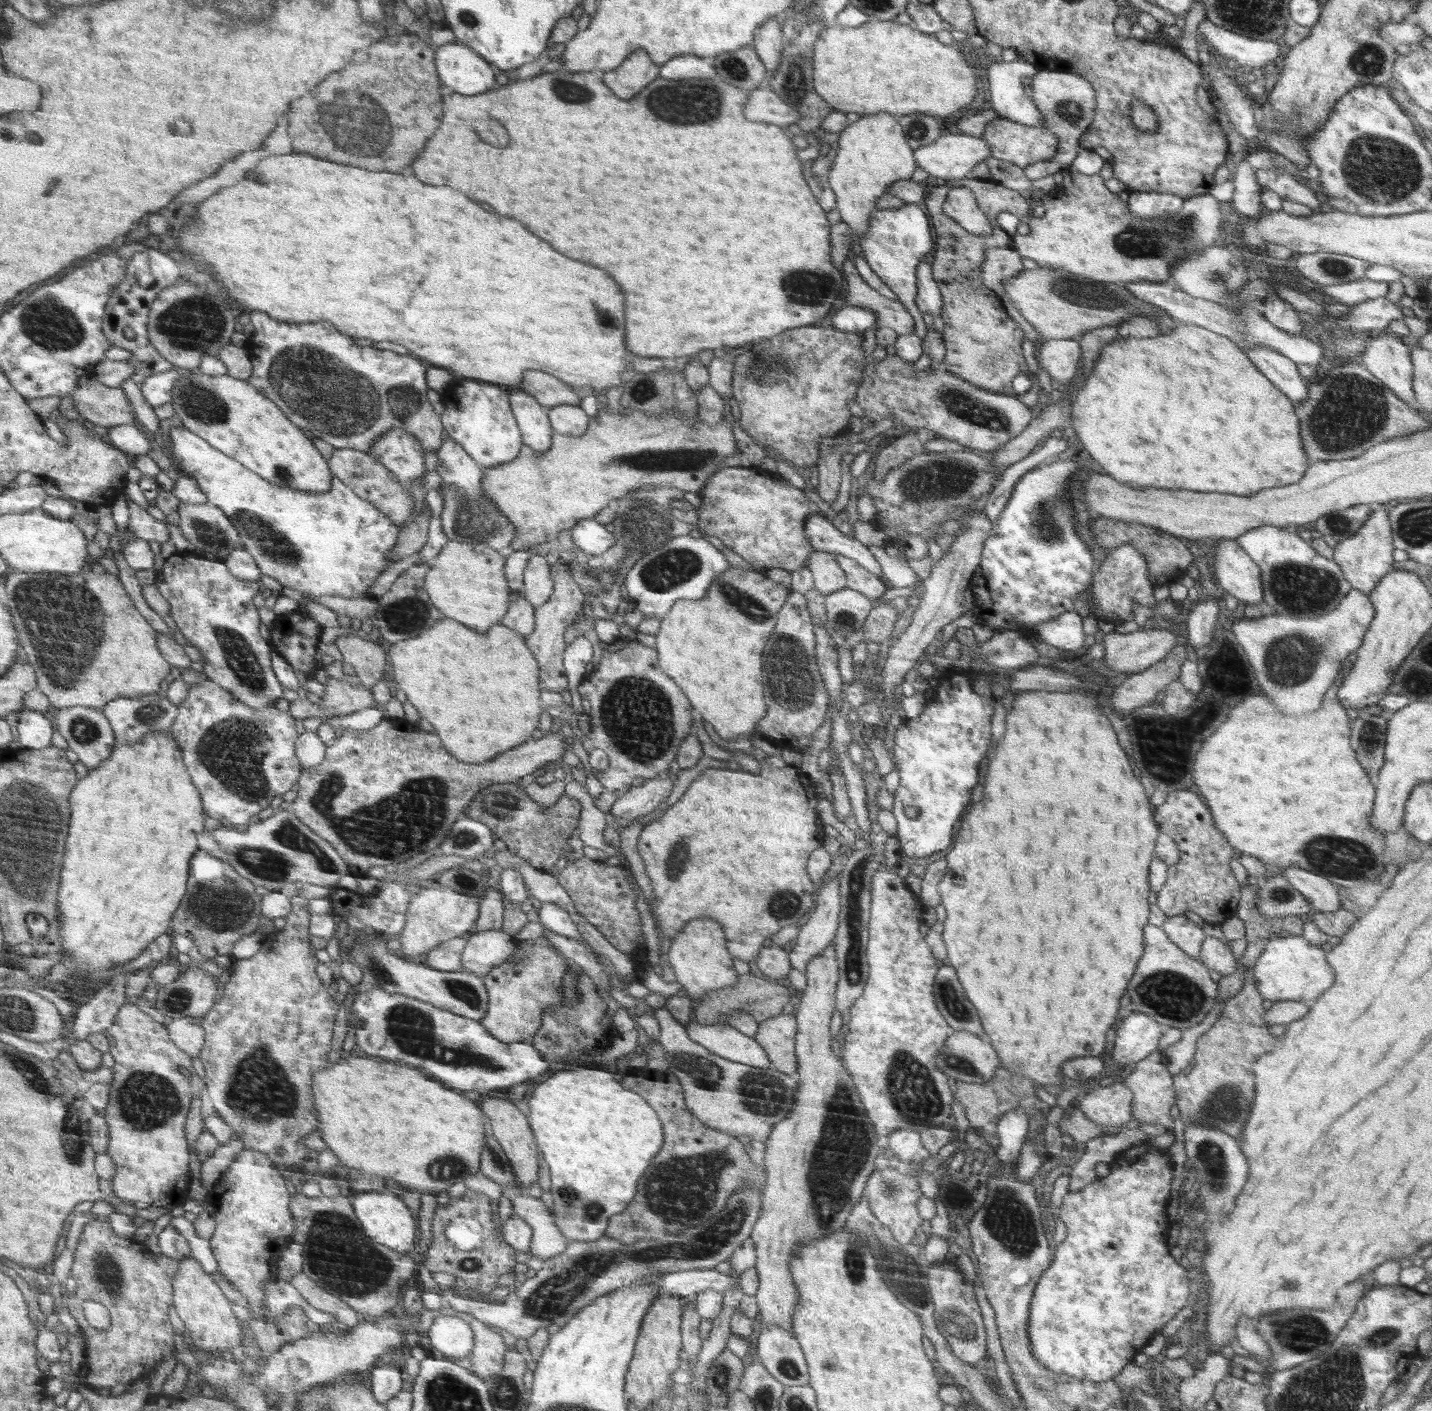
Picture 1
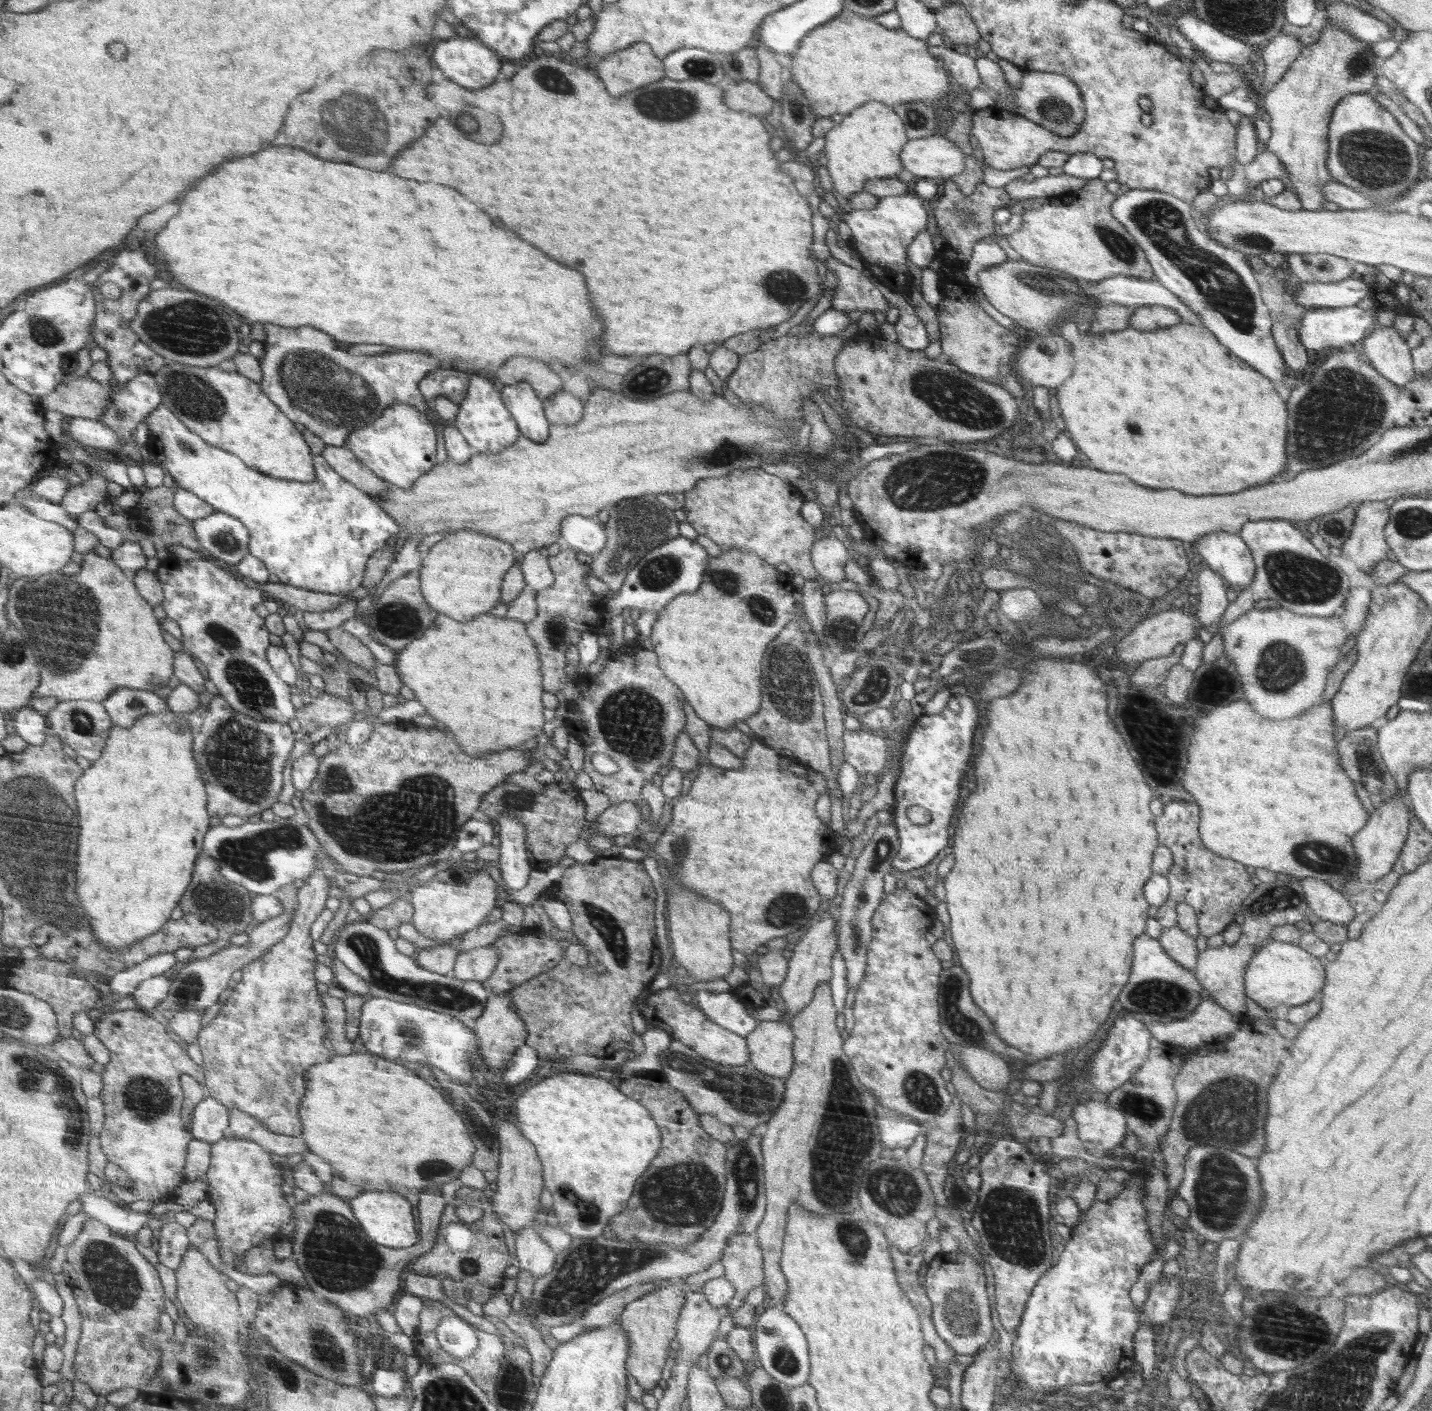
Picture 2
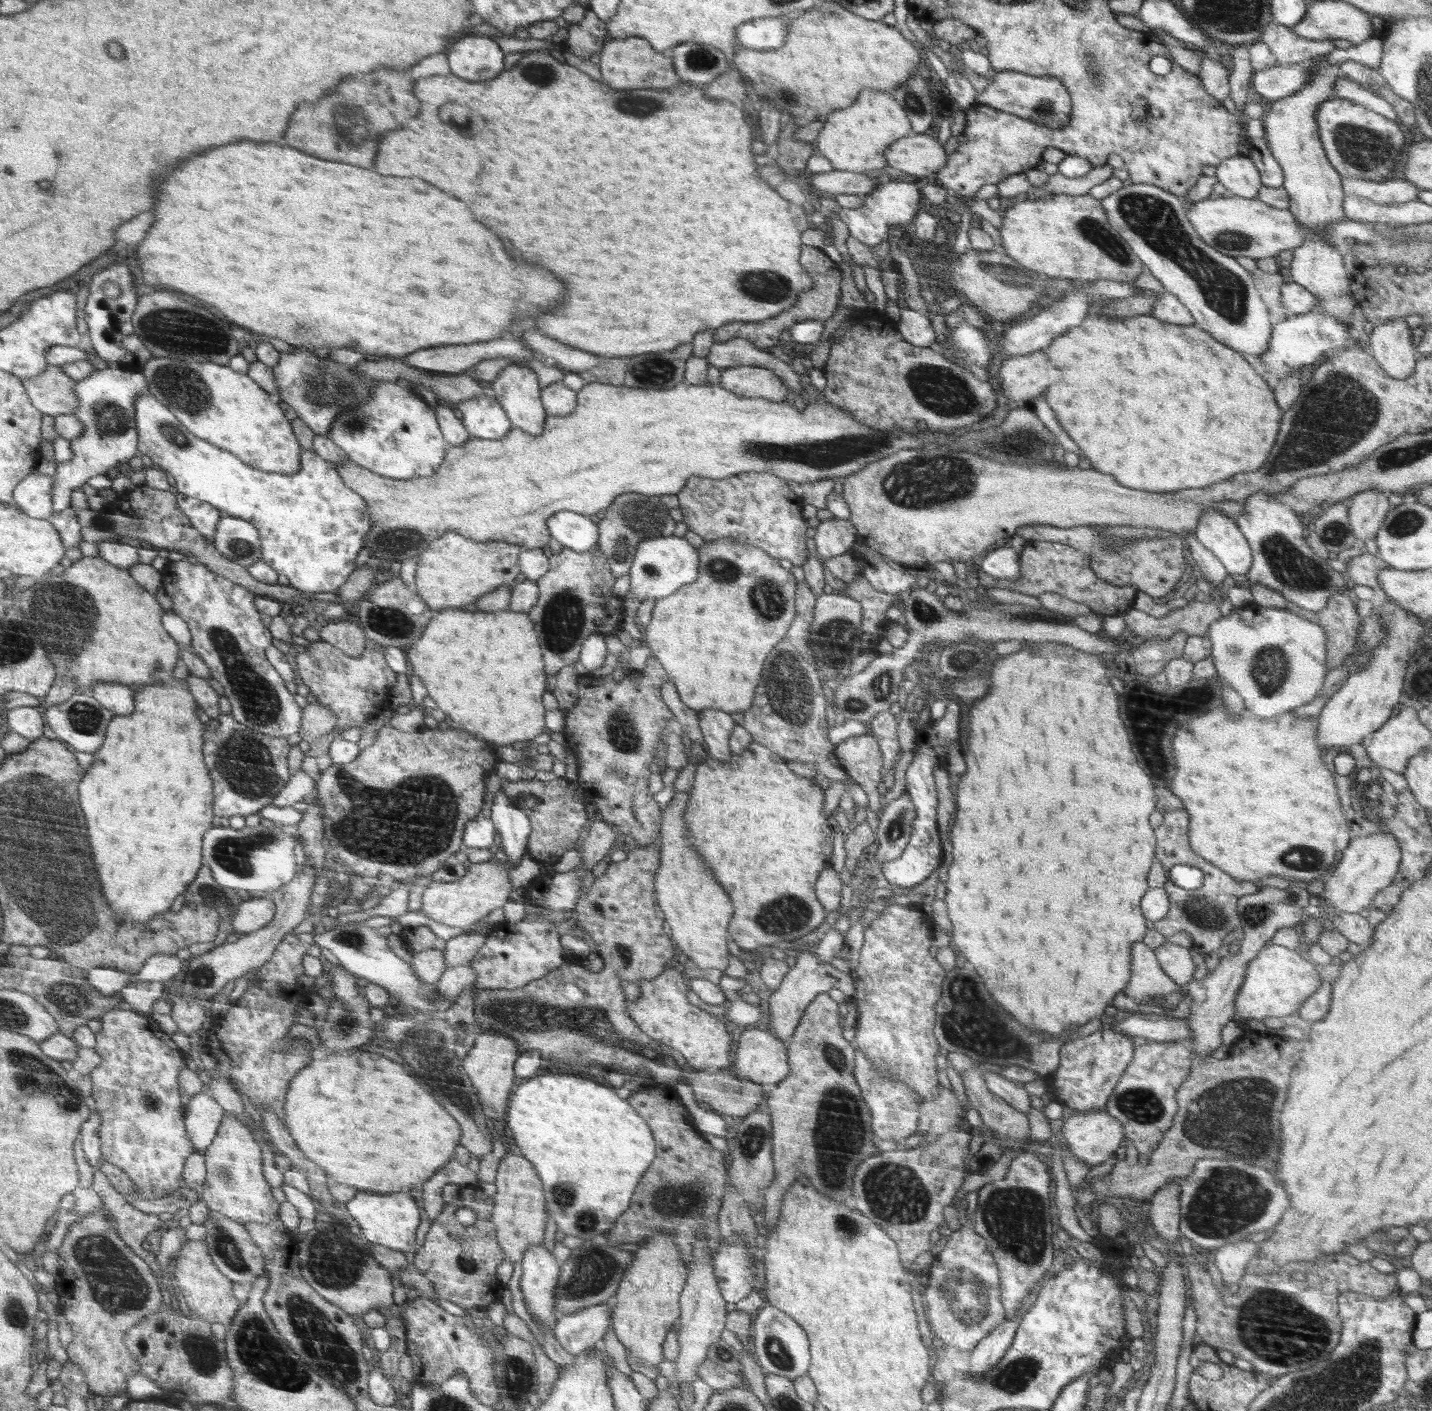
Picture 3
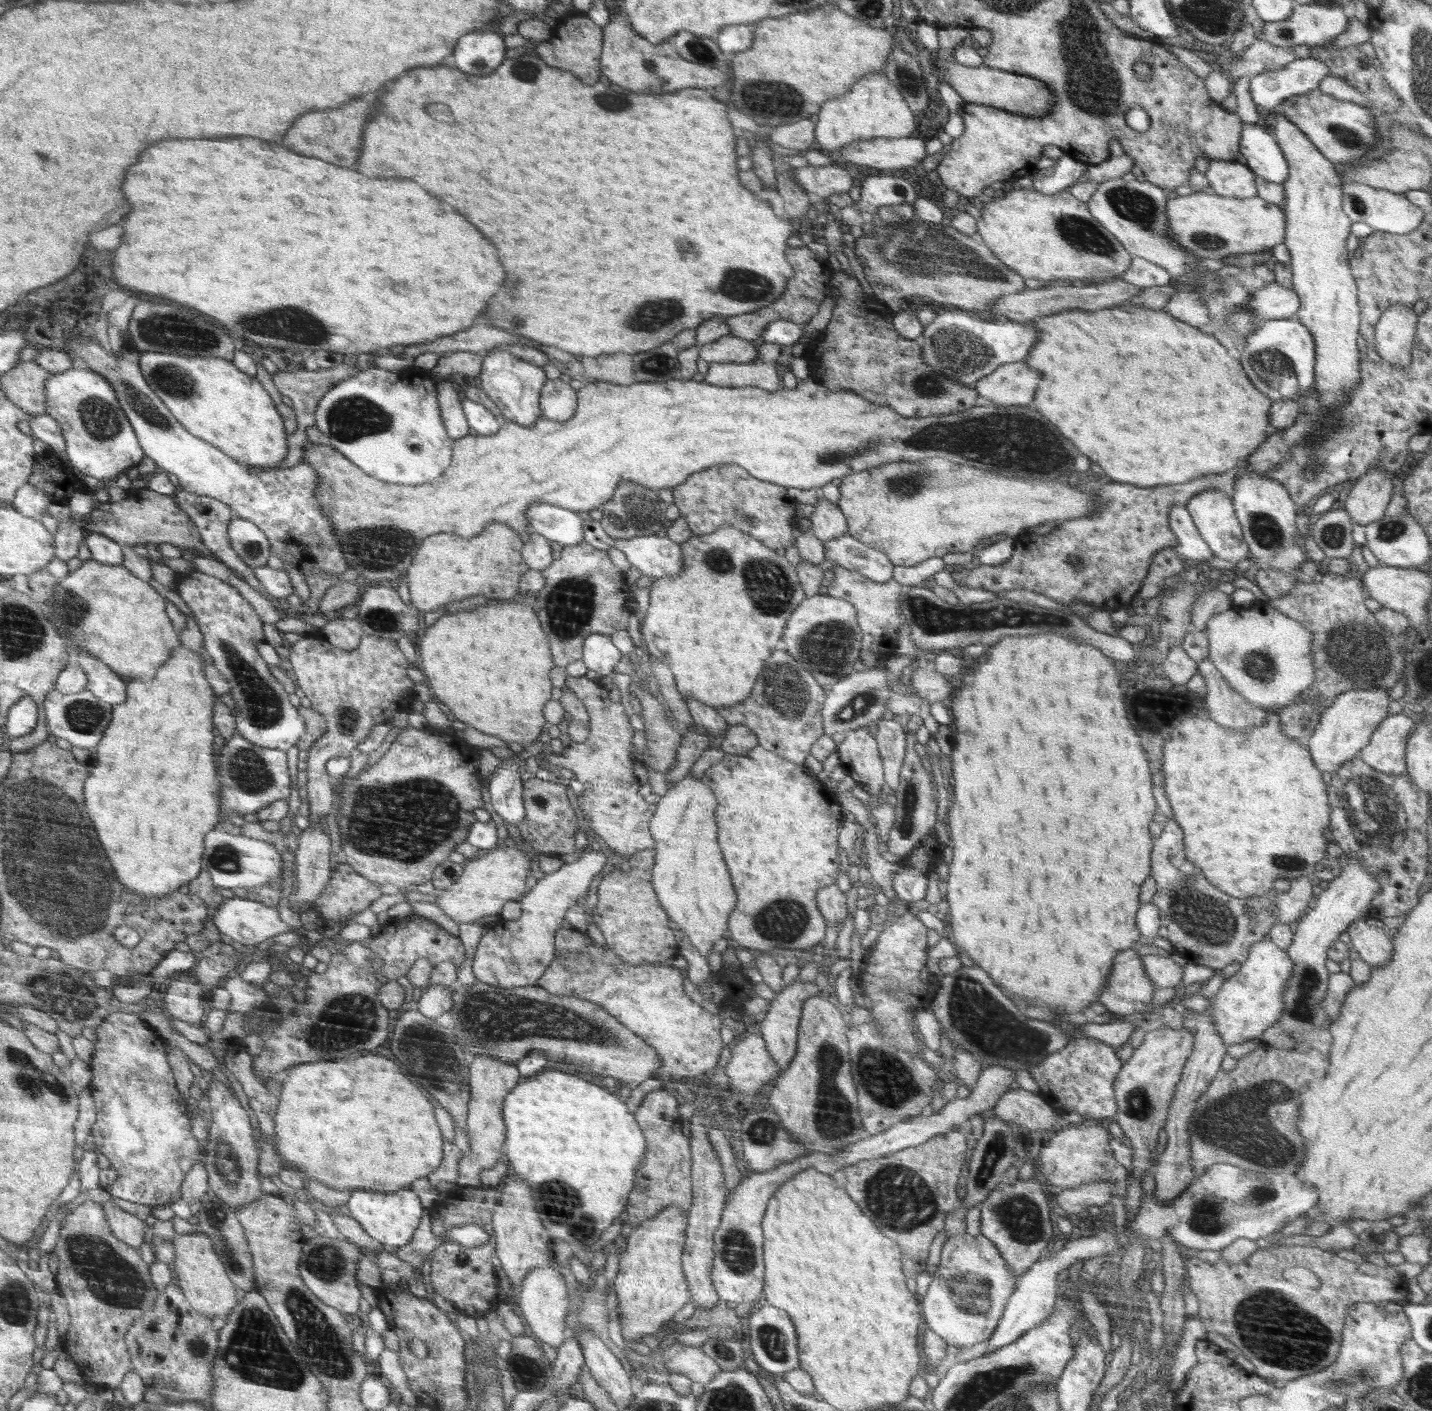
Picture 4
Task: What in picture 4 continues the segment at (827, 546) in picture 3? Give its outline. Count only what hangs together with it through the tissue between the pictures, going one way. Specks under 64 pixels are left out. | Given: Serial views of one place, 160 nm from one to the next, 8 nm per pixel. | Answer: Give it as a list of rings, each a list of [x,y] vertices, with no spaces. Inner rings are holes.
[[[820,497],[814,504],[814,512],[810,516],[812,532],[822,542],[841,537],[848,533],[848,521],[836,503]]]

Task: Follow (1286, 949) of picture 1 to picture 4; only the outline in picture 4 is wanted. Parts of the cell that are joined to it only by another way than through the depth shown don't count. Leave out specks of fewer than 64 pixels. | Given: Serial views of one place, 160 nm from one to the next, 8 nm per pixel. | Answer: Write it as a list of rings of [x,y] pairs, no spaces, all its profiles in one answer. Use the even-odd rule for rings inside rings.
[[[1264,938],[1249,948],[1247,959],[1234,976],[1222,983],[1211,1007],[1207,1008],[1226,1047],[1259,1039],[1269,1026],[1276,1024],[1284,1008],[1283,994],[1293,968],[1293,960],[1270,938]]]

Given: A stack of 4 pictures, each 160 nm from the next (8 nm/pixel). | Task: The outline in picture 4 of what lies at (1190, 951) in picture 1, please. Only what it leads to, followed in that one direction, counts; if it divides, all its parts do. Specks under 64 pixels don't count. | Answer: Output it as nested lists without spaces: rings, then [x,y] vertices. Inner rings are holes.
[[[1158,955],[1142,956],[1145,973],[1156,989],[1176,987],[1182,980],[1184,971],[1172,957],[1158,957]]]

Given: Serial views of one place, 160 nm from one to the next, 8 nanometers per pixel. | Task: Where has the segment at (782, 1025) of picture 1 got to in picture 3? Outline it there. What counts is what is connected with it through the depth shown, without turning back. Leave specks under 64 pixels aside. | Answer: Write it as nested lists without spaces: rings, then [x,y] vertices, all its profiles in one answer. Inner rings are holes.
[[[745,1029],[740,1035],[732,1069],[738,1077],[767,1087],[789,1076],[789,1048],[772,1031]]]

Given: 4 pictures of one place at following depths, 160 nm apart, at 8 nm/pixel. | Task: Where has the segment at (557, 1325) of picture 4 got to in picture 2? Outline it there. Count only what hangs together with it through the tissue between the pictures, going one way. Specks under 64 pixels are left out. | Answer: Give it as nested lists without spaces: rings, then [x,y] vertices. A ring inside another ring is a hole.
[[[523,1228],[515,1233],[516,1258],[521,1270],[530,1272],[534,1279],[551,1275],[555,1270],[556,1253],[540,1238],[533,1228]]]

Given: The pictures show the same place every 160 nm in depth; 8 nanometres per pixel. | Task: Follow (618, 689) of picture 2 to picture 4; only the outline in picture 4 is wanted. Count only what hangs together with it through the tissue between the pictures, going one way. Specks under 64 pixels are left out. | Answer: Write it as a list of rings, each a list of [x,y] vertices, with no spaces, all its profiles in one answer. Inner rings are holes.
[[[567,676],[565,686],[574,690],[575,695],[586,707],[589,716],[589,733],[584,742],[578,742],[568,734],[572,727],[571,717],[566,714],[561,722],[562,733],[559,739],[565,746],[563,754],[552,752],[546,757],[550,766],[568,769],[574,778],[584,785],[584,792],[578,797],[579,813],[585,818],[589,832],[604,840],[612,848],[616,858],[628,860],[634,853],[653,849],[656,840],[650,831],[656,804],[648,804],[642,796],[638,796],[640,784],[632,772],[632,736],[634,730],[628,722],[628,716],[622,704],[614,704],[604,688],[596,684],[596,680],[586,680],[585,676]]]

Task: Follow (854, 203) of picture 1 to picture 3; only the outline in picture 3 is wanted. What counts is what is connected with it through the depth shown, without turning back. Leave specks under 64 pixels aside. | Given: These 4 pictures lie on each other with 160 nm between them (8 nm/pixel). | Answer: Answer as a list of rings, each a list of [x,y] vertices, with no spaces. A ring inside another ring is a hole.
[[[865,90],[852,105],[830,113],[818,133],[817,153],[825,156],[834,170],[868,173],[888,166],[885,152],[889,146],[910,132],[908,113],[891,92]]]

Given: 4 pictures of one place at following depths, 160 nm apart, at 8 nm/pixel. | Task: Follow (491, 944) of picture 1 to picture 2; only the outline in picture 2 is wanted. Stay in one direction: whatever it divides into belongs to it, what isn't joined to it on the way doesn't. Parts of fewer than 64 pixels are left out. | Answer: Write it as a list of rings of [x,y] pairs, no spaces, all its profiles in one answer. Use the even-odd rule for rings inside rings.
[[[491,944],[474,950],[467,950],[459,953],[456,957],[457,961],[452,970],[452,975],[458,980],[482,982],[492,974],[498,959],[499,952]]]

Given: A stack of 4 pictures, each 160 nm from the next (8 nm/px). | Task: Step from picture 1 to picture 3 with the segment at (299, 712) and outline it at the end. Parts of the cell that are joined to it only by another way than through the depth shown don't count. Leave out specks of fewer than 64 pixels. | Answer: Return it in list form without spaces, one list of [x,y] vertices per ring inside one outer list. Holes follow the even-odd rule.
[[[311,700],[303,710],[304,720],[299,735],[304,745],[311,743],[316,738],[326,736],[329,732],[334,733],[334,728],[337,726],[337,715],[329,709],[329,706]]]

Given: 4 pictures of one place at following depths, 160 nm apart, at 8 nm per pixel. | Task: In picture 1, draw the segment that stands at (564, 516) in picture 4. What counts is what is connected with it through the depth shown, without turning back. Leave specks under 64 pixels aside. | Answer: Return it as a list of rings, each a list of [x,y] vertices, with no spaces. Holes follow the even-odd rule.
[[[593,518],[578,521],[571,530],[572,542],[589,557],[606,552],[615,541],[614,535],[606,530],[604,524]]]

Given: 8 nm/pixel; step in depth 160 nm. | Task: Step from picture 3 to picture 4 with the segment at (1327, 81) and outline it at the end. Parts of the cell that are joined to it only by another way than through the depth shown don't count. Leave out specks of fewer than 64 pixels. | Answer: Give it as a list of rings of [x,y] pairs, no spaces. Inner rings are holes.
[[[1278,114],[1278,121],[1273,125],[1276,142],[1289,166],[1288,178],[1283,182],[1285,200],[1282,209],[1285,212],[1285,239],[1290,252],[1293,290],[1300,298],[1300,308],[1294,317],[1311,332],[1316,348],[1315,381],[1313,394],[1317,394],[1320,410],[1328,413],[1345,402],[1345,390],[1355,390],[1359,383],[1360,361],[1362,356],[1357,348],[1360,310],[1358,288],[1349,267],[1350,252],[1346,249],[1346,239],[1350,236],[1352,221],[1342,208],[1342,181],[1340,174],[1334,169],[1334,163],[1320,154],[1310,139],[1294,126],[1285,116]]]

